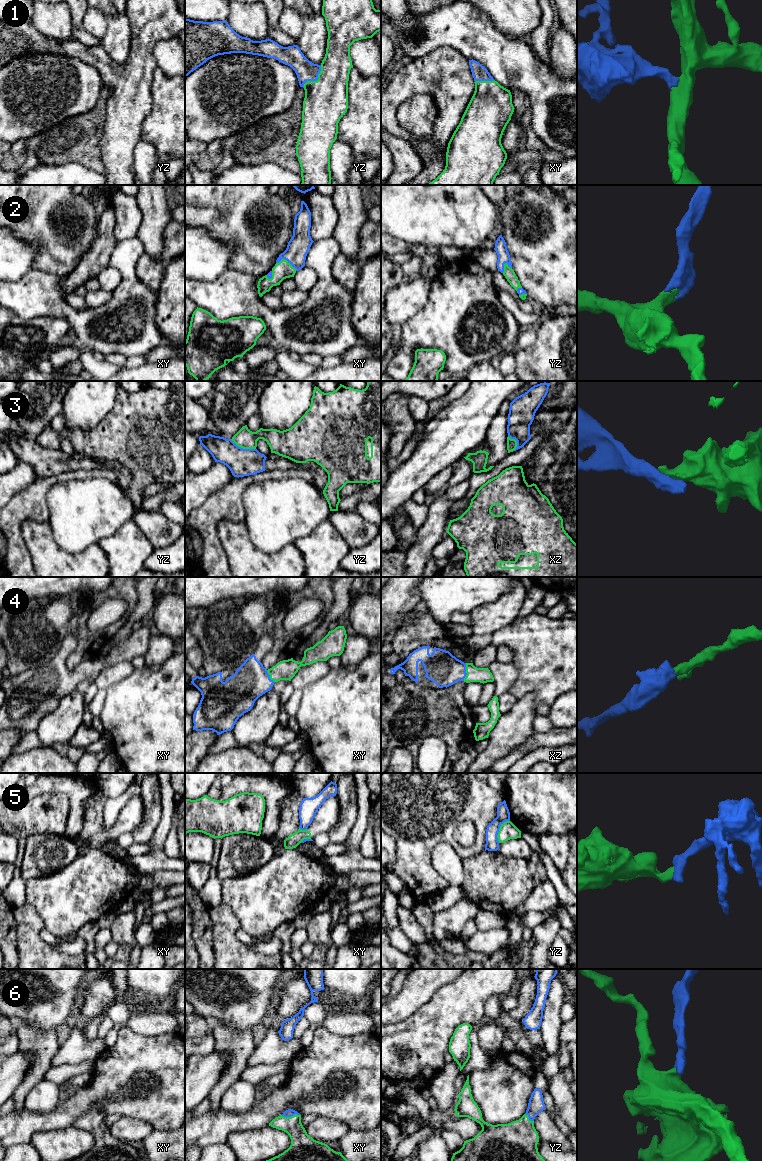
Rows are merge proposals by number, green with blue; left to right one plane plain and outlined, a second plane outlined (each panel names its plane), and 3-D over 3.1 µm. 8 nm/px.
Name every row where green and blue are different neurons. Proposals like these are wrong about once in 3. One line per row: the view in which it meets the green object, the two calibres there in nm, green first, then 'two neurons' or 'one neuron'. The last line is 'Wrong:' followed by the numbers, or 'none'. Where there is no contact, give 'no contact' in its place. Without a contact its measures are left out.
1: yz | 360/160 nm | one neuron
2: xy | 140/170 nm | one neuron
3: yz | 160/220 nm | two neurons
4: xz | 130/260 nm | one neuron
5: yz | 140/110 nm | two neurons
6: xy | 190/60 nm | one neuron
Wrong: 3, 5

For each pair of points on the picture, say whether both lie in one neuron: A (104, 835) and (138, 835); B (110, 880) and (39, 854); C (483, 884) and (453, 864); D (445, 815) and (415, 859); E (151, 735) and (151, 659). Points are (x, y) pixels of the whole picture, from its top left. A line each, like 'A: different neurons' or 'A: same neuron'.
A: different neurons
B: different neurons
C: different neurons
D: same neuron
E: different neurons

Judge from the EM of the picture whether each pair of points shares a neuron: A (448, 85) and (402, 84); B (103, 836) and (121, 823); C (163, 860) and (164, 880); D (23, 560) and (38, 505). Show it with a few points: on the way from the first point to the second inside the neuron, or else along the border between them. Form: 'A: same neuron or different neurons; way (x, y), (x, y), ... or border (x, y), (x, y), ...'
A: same neuron; way (437, 79), (413, 79)
B: same neuron; way (107, 834), (110, 834), (117, 827)
C: different neurons; border (174, 870), (154, 870), (147, 874)
D: same neuron; way (15, 545), (15, 523), (23, 515)

